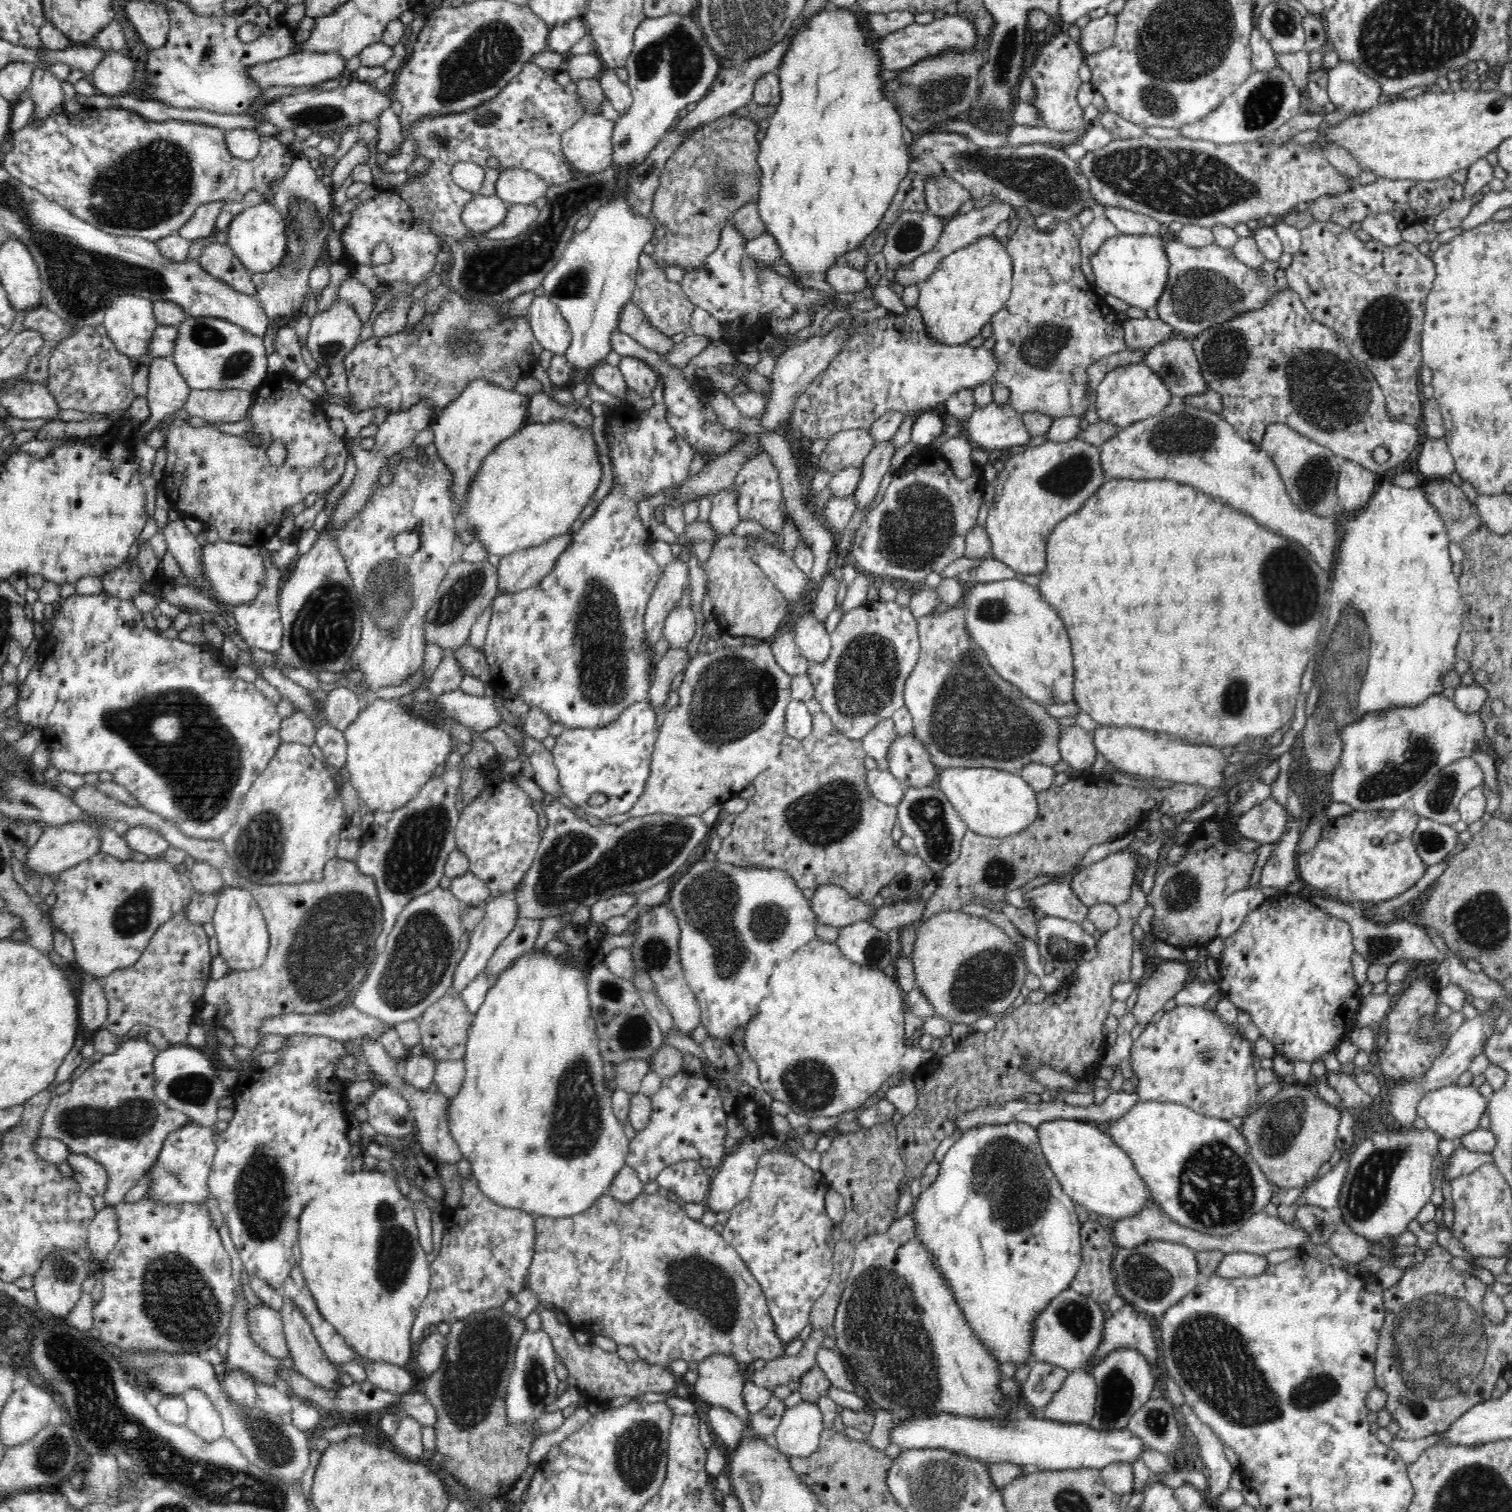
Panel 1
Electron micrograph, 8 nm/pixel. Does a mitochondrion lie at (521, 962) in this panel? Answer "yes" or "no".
no

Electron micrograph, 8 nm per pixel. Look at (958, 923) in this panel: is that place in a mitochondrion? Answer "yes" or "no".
no

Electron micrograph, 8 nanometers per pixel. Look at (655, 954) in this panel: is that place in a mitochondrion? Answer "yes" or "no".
yes

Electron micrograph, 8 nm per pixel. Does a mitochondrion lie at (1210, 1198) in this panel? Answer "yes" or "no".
yes

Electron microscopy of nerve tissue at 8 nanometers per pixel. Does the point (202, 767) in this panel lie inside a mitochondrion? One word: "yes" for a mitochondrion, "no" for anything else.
yes

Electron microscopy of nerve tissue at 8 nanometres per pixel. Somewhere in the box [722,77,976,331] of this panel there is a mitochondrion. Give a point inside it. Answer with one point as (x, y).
(910, 237)

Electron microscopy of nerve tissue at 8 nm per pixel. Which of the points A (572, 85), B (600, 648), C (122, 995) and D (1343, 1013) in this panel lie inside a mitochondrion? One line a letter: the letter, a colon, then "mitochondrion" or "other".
A: other
B: mitochondrion
C: other
D: other

